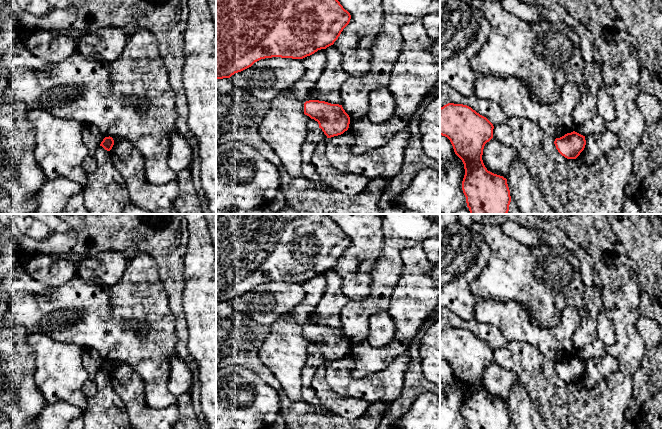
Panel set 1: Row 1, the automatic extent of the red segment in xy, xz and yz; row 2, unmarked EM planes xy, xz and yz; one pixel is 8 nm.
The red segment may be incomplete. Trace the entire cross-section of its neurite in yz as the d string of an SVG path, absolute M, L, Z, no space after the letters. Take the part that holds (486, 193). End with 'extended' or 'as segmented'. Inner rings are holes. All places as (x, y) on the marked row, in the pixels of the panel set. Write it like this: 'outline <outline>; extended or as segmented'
outline M448 103L440 108L440 135L450 140L464 164L462 190L470 214L507 214L509 211L511 196L507 179L488 171L482 160L484 146L493 138L493 129L486 117L467 105Z; as segmented

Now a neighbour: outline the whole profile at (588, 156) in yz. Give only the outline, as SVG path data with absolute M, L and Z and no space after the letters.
M608 130L602 134L586 135L585 140L585 148L577 157L584 164L595 163L619 147L618 137Z

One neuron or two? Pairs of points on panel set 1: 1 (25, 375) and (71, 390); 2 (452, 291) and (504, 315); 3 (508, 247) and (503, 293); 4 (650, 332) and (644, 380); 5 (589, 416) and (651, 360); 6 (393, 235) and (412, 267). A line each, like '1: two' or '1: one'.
1: two
2: two
3: one
4: one
5: two
6: two

